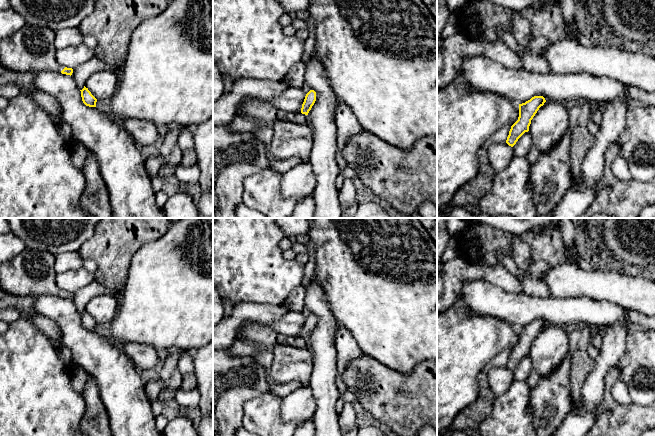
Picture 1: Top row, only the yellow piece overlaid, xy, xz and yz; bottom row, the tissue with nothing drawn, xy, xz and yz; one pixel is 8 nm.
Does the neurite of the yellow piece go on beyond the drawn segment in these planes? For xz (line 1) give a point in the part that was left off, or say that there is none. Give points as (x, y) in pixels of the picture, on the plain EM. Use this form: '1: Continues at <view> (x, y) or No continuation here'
1: No continuation here

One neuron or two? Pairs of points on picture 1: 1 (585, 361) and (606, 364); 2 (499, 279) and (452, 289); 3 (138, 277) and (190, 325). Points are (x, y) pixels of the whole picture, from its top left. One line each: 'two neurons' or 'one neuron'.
1: two neurons
2: one neuron
3: one neuron

